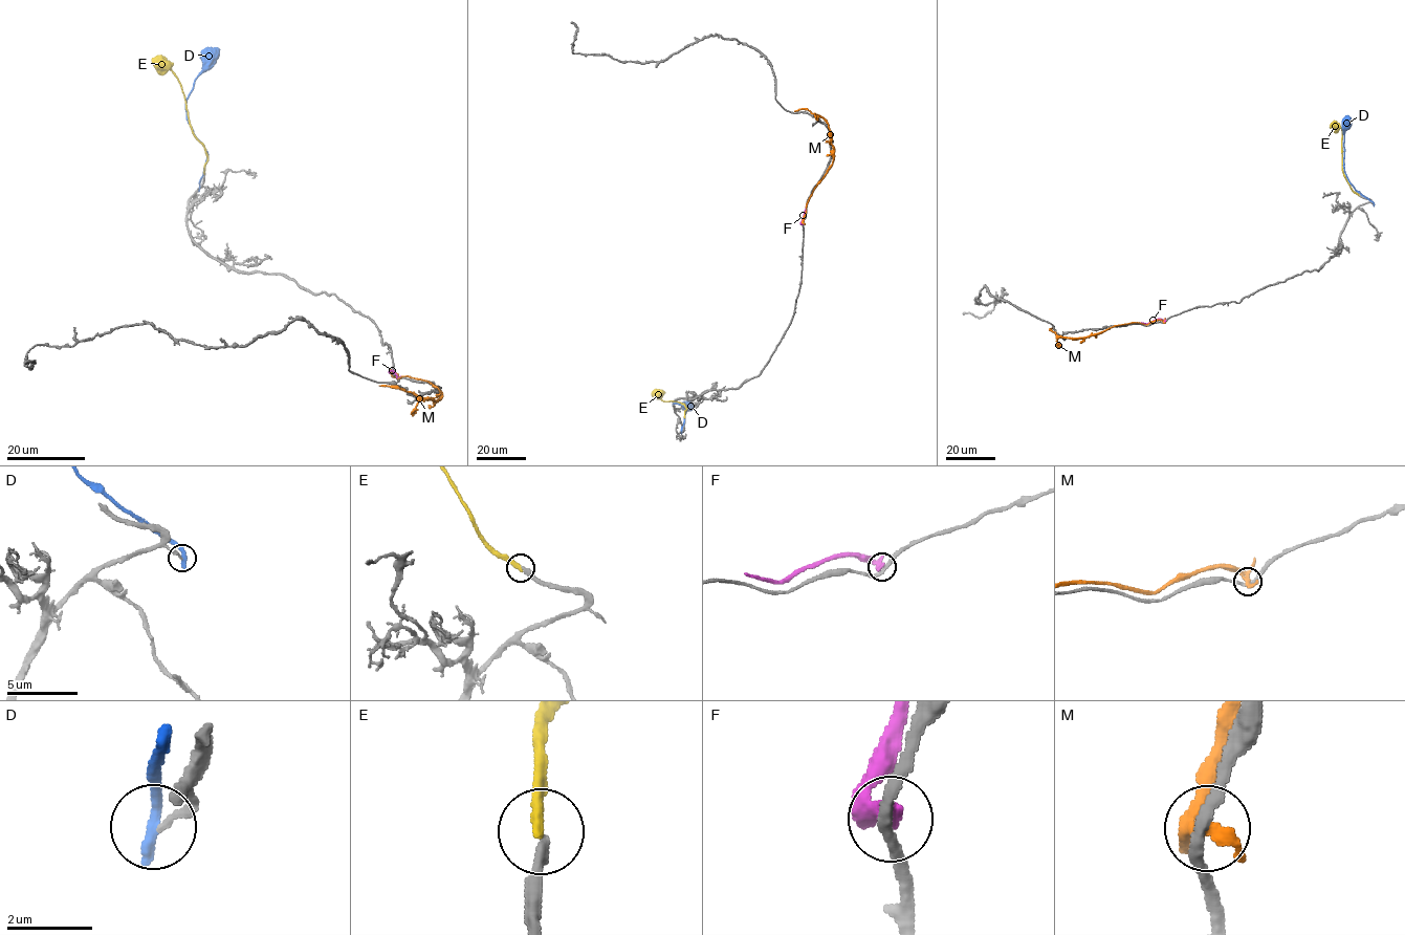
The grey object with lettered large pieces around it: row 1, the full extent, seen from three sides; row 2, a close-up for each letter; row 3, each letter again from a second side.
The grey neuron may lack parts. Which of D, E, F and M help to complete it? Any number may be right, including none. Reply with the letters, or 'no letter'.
E

